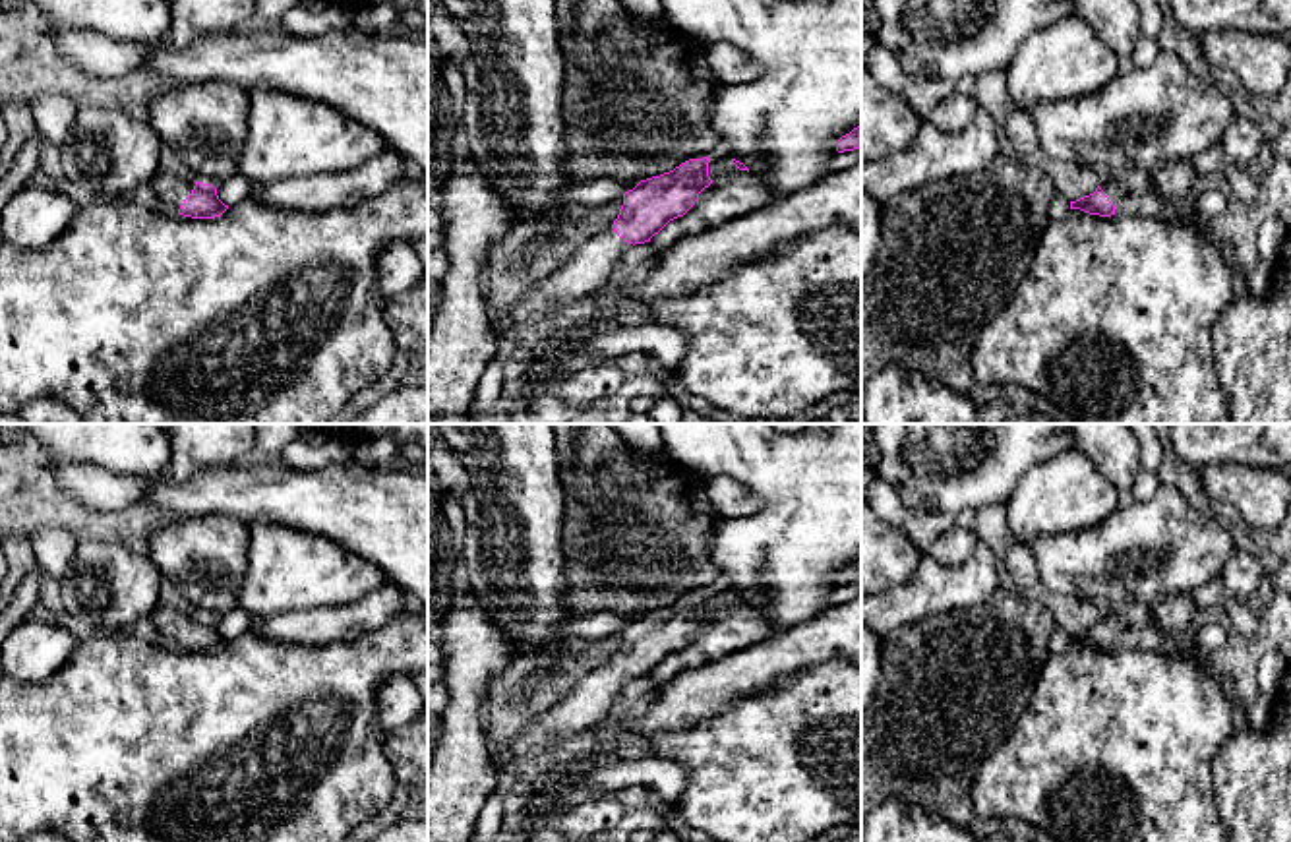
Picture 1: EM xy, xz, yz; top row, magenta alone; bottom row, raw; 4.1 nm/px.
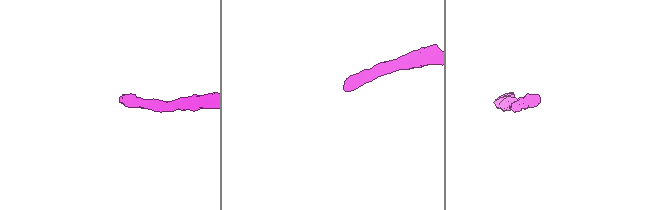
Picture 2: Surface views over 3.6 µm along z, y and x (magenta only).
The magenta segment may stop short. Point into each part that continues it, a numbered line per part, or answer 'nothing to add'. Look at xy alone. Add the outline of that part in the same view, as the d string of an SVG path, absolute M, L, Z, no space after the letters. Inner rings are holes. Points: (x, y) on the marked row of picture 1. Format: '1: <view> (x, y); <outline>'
1: xy (171, 190); M157 168L149 186L155 190L161 199L161 207L166 211L180 209L184 199L192 194L195 180L194 178L178 178L168 170Z

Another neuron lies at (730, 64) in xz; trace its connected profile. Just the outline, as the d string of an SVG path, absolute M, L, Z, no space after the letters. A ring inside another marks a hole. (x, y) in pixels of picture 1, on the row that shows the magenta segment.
M726 41L708 45L706 64L722 85L747 83L763 74L741 48Z

